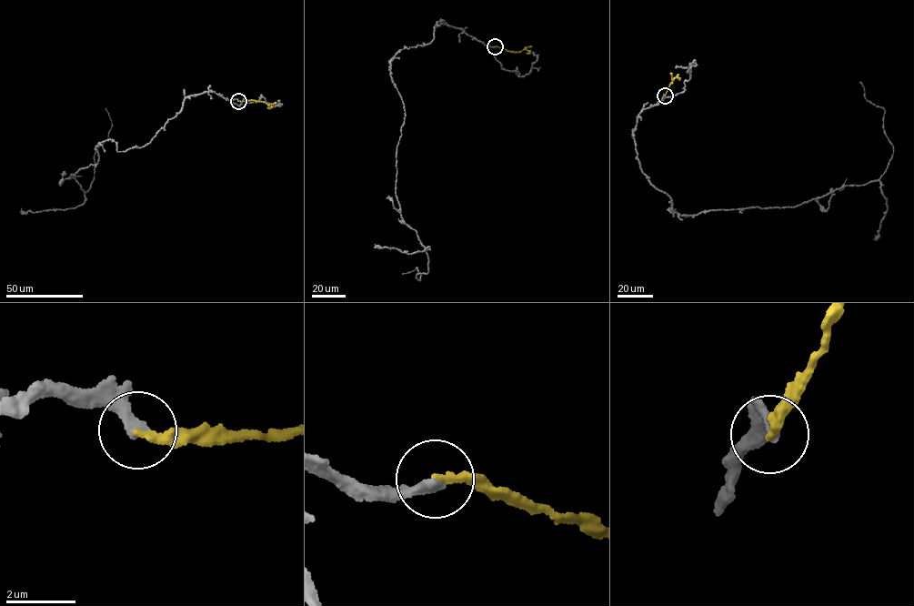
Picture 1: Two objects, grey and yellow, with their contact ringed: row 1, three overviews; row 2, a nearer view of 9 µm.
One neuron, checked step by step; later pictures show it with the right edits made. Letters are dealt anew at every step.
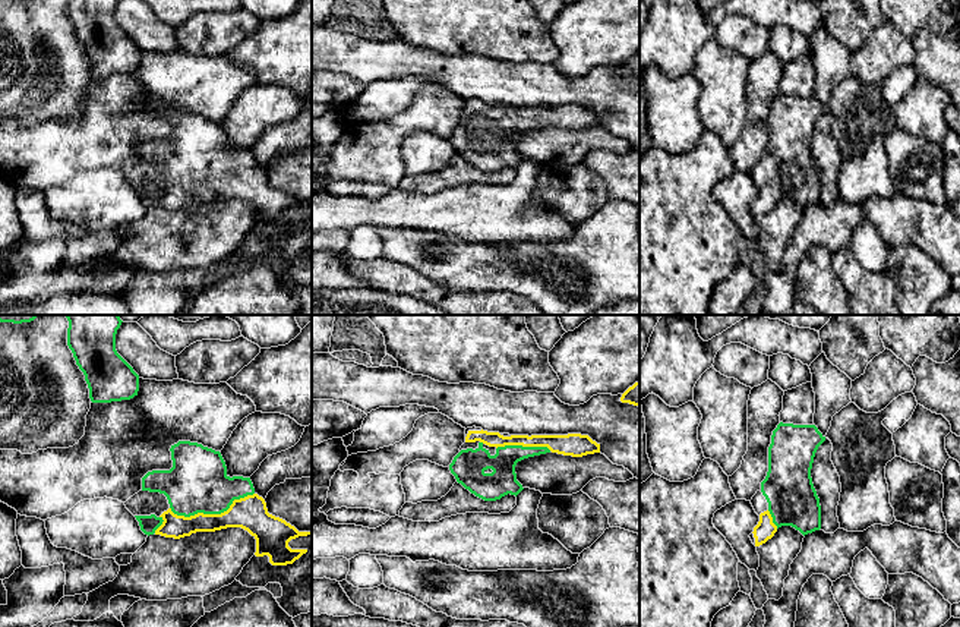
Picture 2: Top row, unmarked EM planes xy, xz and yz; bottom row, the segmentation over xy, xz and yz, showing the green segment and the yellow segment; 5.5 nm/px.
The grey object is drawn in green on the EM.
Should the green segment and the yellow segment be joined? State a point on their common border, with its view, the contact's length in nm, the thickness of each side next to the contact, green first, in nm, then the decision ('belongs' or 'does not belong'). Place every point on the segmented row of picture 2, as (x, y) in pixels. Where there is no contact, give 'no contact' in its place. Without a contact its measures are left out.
contact xy (212, 513); length 480 nm; calibres 320 and 190 nm; belongs

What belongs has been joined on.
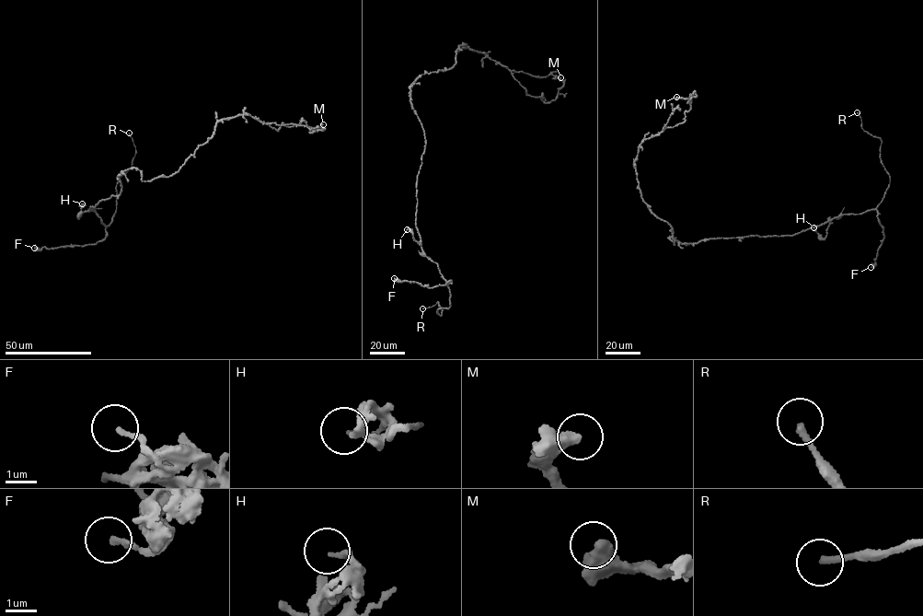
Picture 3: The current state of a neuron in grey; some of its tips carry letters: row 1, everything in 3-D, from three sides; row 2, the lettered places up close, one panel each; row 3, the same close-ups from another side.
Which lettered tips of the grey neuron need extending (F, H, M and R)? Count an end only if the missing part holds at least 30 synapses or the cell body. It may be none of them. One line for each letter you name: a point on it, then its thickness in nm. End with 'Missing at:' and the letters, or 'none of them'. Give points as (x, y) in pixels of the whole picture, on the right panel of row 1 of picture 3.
R: Place: (857, 112). Thickness 200 nm
Missing at: R

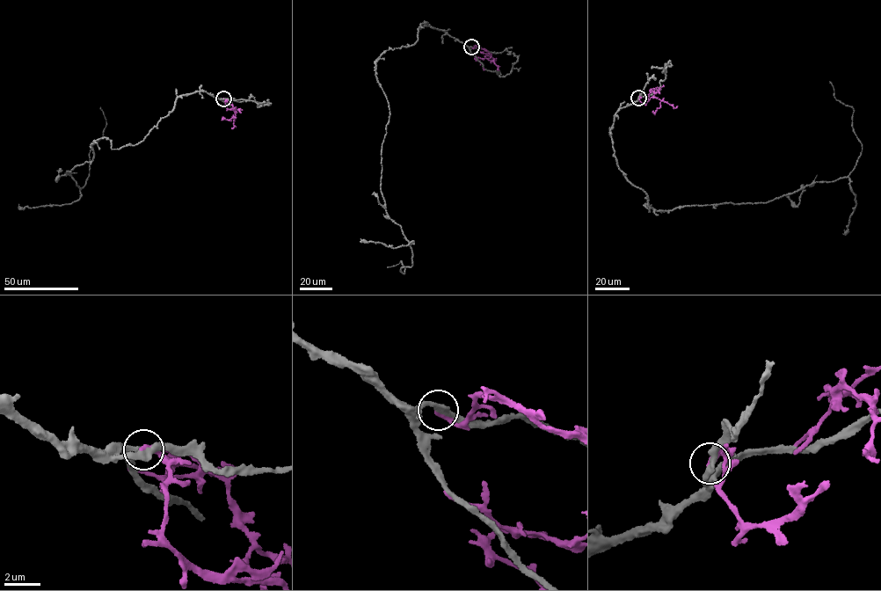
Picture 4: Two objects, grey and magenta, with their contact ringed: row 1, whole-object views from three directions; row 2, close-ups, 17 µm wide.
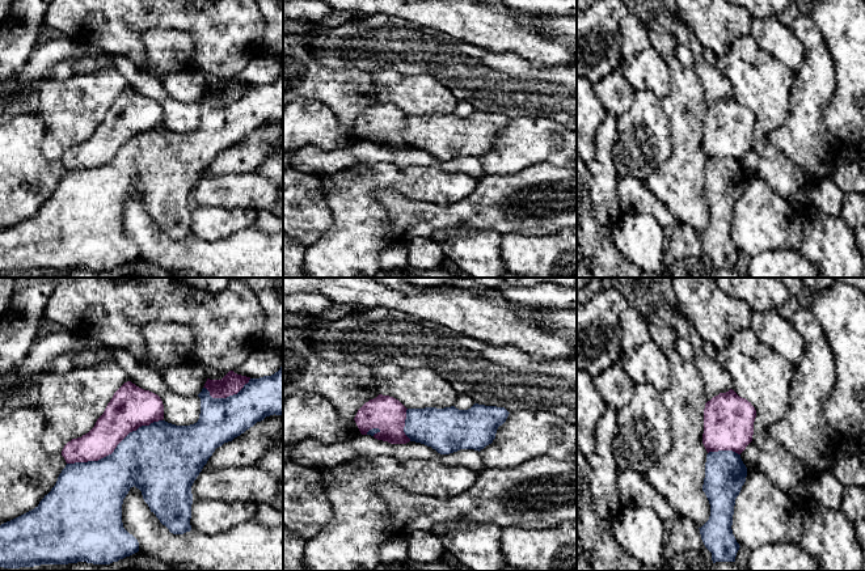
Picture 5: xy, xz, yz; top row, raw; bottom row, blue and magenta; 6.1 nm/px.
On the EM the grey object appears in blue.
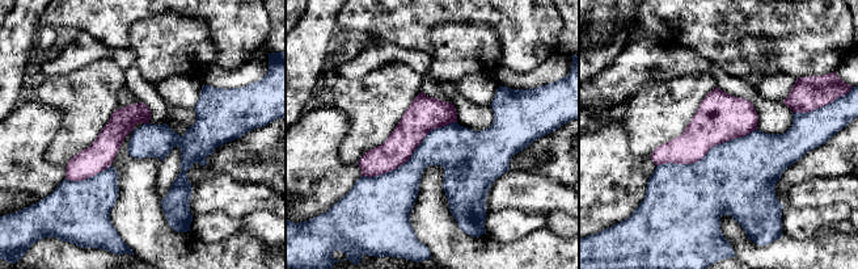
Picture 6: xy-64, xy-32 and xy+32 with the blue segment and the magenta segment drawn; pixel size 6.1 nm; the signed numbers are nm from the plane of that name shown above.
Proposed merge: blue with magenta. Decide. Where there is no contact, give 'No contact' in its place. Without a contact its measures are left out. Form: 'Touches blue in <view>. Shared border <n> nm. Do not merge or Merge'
Touches blue in xy. Shared border 650 nm. Do not merge

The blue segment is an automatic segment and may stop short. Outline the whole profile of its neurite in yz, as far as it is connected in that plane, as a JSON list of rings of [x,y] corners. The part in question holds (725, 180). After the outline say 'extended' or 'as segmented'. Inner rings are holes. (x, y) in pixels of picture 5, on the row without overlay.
[[[733,157],[709,158],[705,169],[702,198],[710,211],[709,227],[700,241],[712,267],[735,268],[739,250],[733,241],[735,206],[746,189],[747,174],[740,161]]]; as segmented

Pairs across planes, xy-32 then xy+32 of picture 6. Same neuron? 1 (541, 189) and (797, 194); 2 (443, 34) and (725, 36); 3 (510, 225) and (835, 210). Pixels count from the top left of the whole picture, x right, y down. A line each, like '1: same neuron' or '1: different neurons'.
1: same neuron
2: different neurons
3: same neuron

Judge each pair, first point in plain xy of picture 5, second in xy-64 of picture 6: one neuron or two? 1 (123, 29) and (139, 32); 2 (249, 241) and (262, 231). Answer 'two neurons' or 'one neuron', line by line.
1: two neurons
2: two neurons

